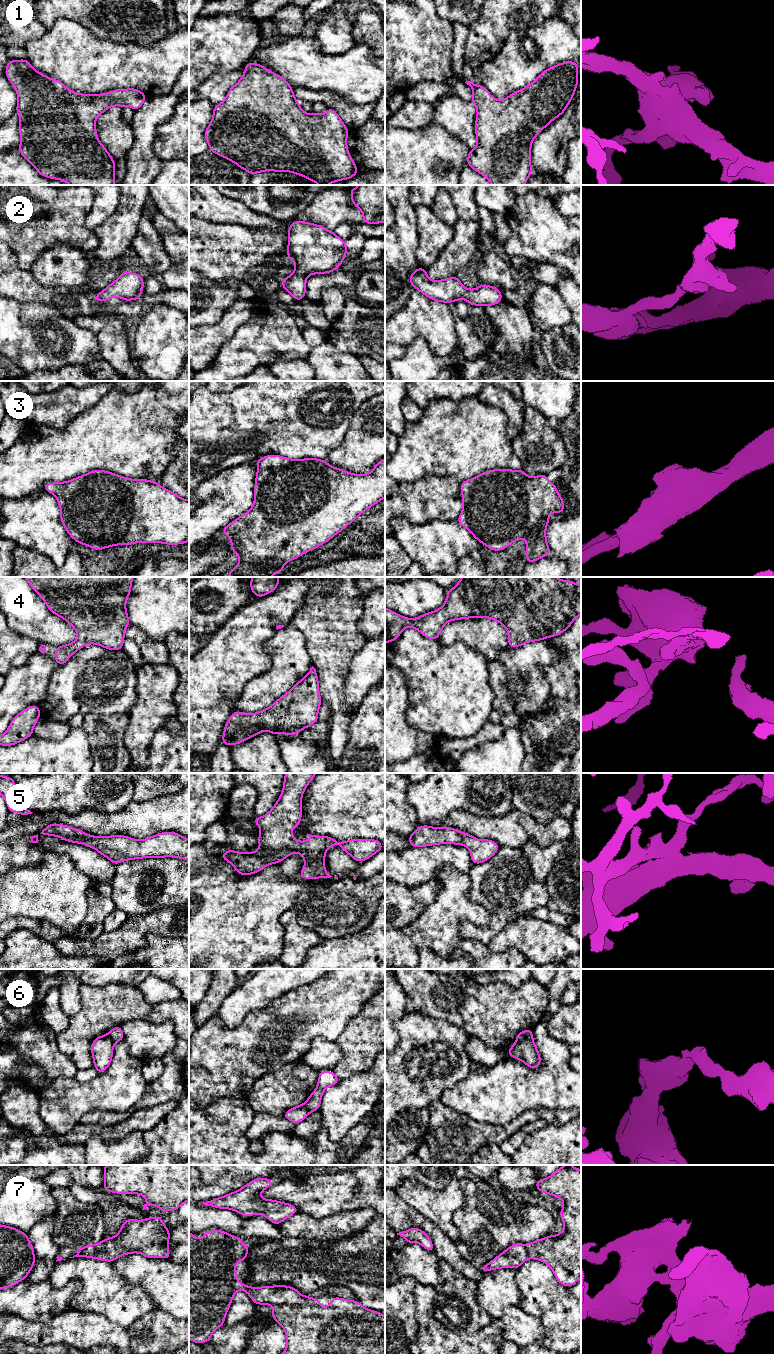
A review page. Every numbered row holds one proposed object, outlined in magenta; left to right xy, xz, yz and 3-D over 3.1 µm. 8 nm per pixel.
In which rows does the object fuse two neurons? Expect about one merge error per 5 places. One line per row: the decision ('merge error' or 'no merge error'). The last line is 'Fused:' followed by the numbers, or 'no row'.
1: no merge error
2: no merge error
3: no merge error
4: no merge error
5: no merge error
6: merge error
7: no merge error
Fused: 6

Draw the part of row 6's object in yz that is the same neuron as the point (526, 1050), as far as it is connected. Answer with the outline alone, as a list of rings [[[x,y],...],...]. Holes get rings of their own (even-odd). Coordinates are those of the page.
[[[533,1033],[524,1040],[515,1042],[507,1053],[512,1058],[521,1060],[531,1069],[537,1069],[541,1065],[541,1057],[533,1040]]]

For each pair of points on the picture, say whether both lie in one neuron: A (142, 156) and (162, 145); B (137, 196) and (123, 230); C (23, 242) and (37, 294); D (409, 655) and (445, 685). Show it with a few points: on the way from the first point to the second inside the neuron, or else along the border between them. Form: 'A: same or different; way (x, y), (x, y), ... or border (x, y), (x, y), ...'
A: different; border (156, 127), (152, 150), (162, 162)
B: same; way (135, 204), (123, 222)
C: different; border (14, 252), (17, 261), (28, 271)
D: same; way (418, 662), (433, 677), (436, 677)

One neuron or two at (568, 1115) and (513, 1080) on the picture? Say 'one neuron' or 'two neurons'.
two neurons

